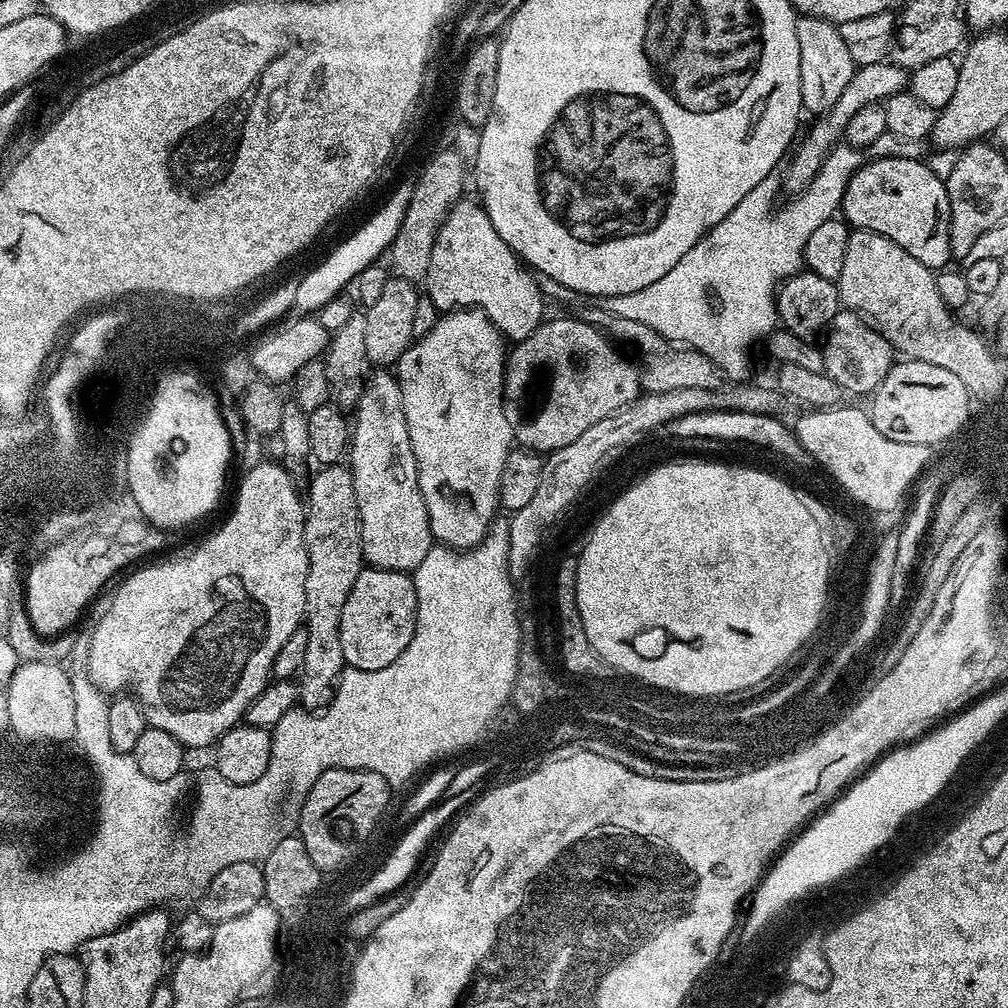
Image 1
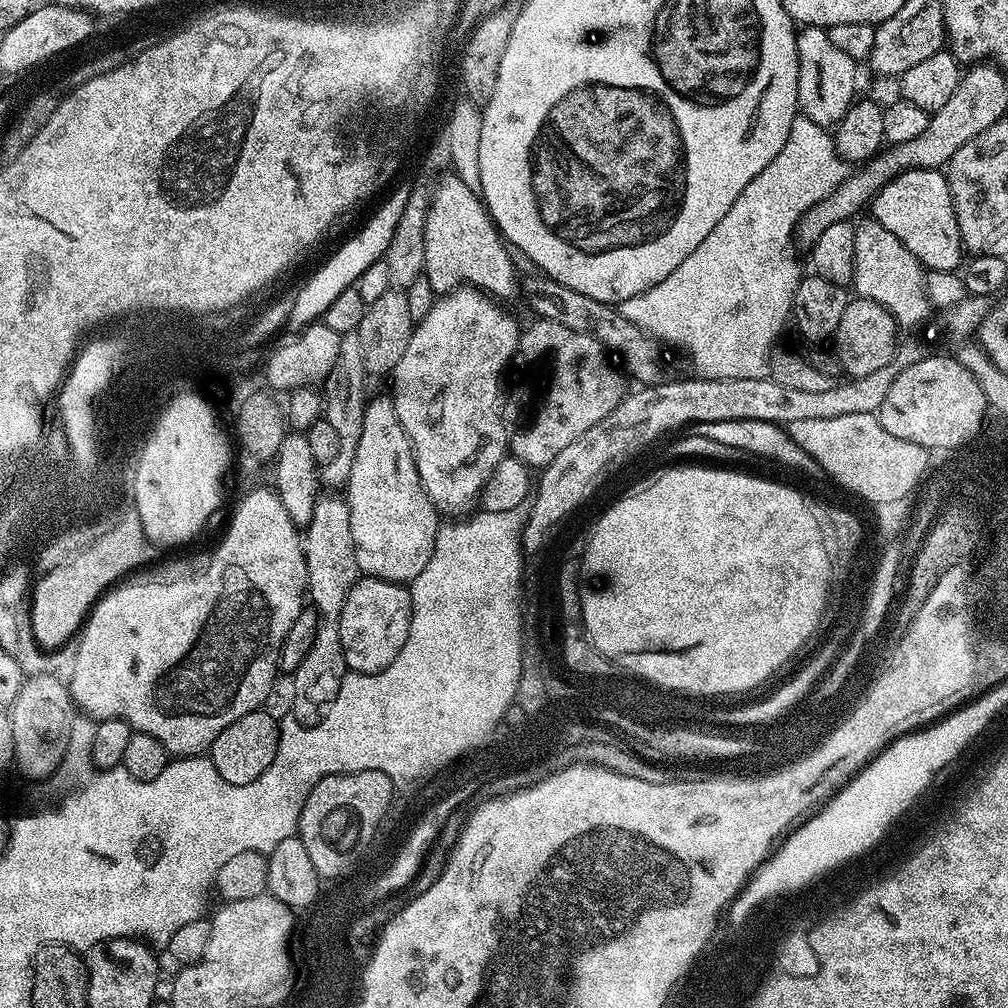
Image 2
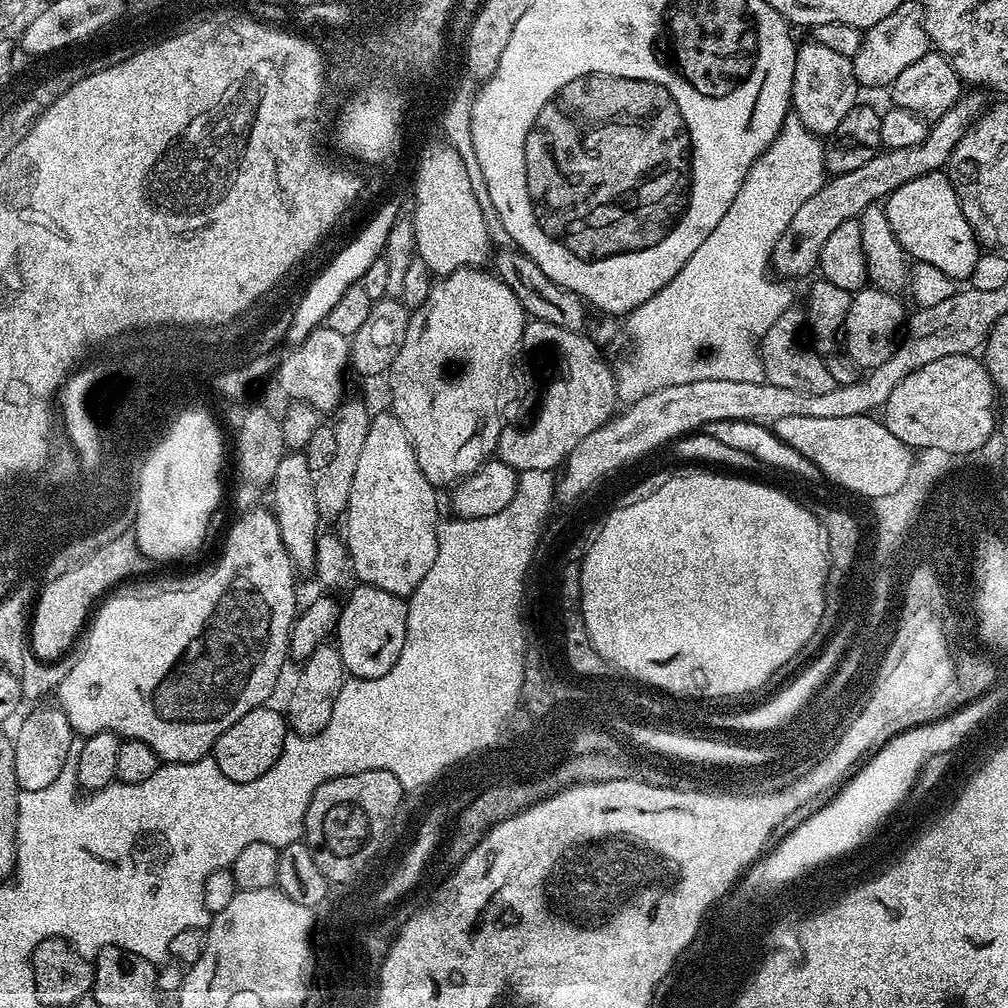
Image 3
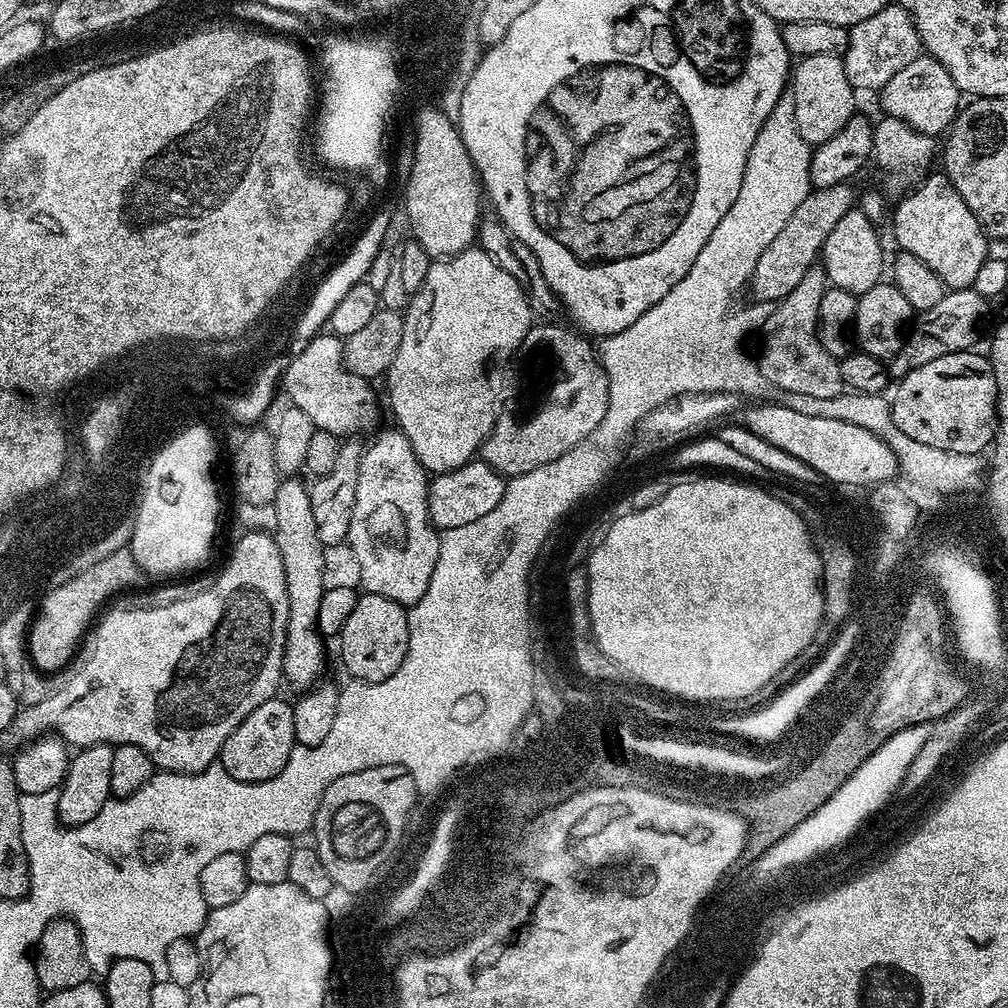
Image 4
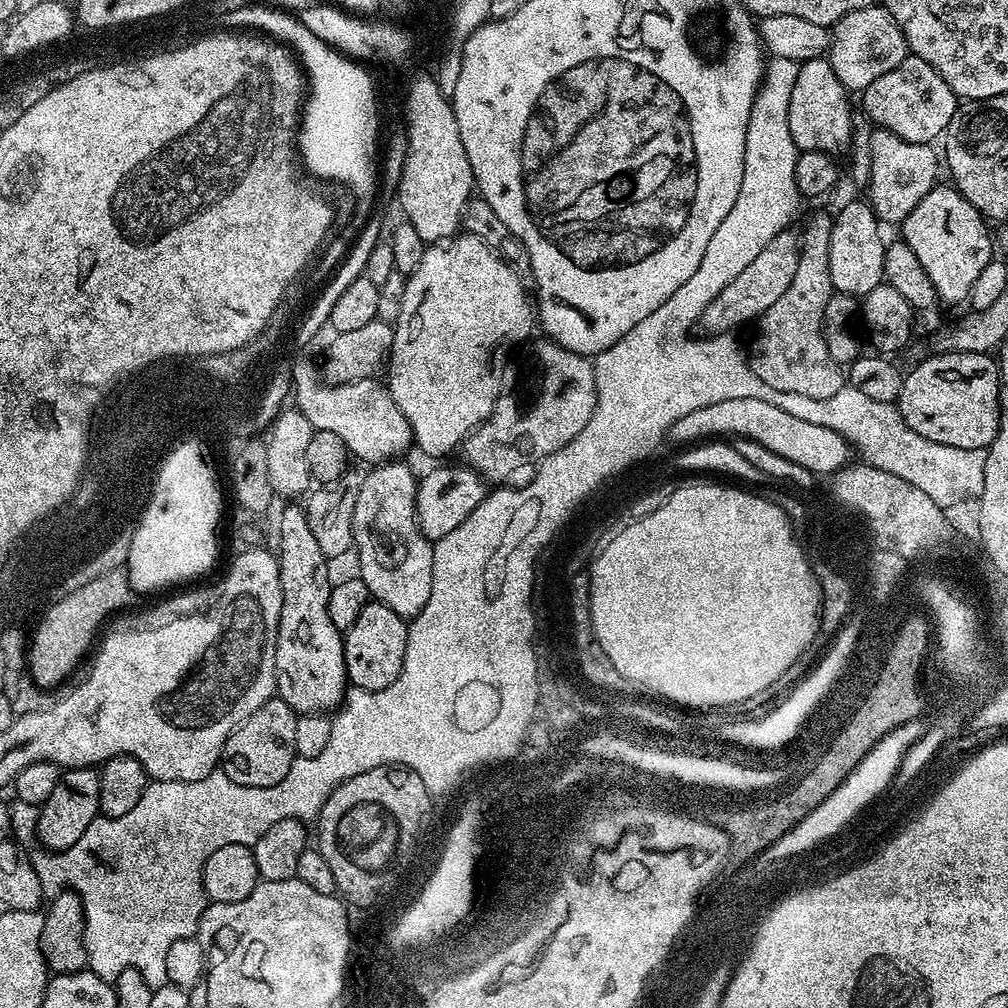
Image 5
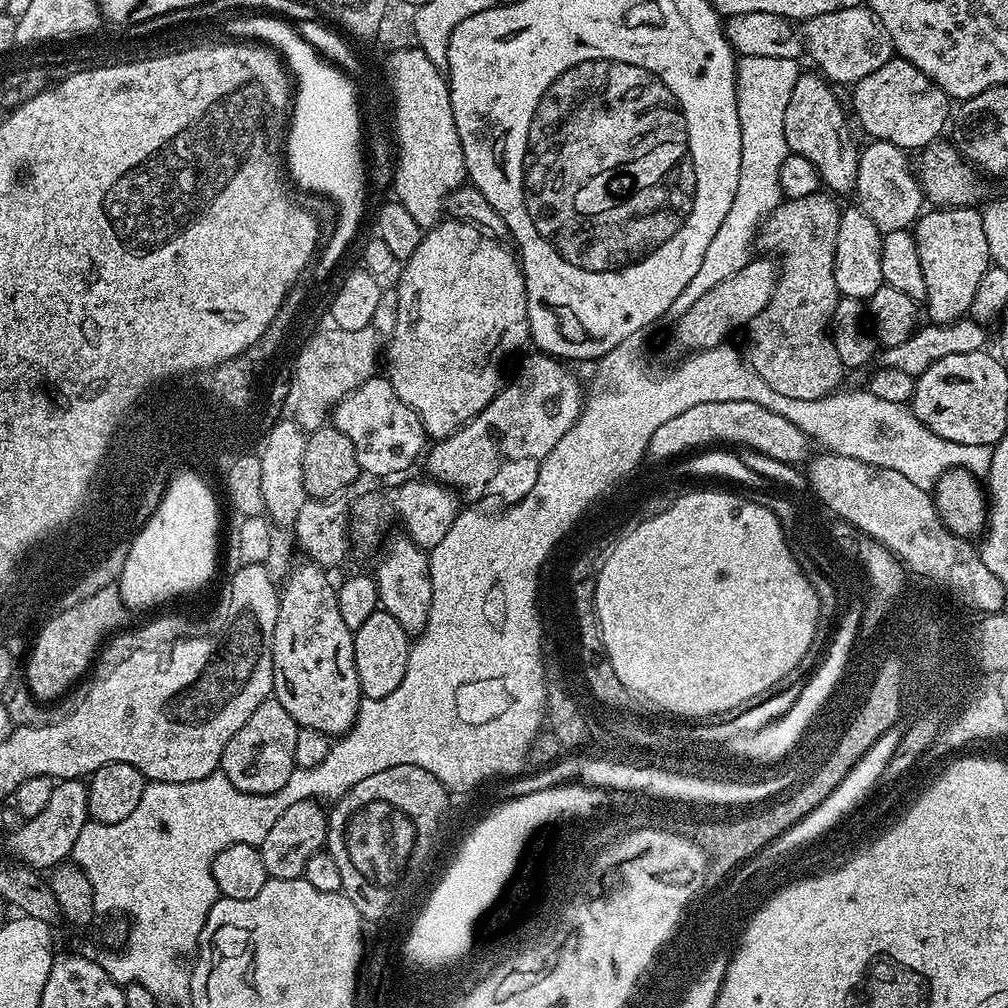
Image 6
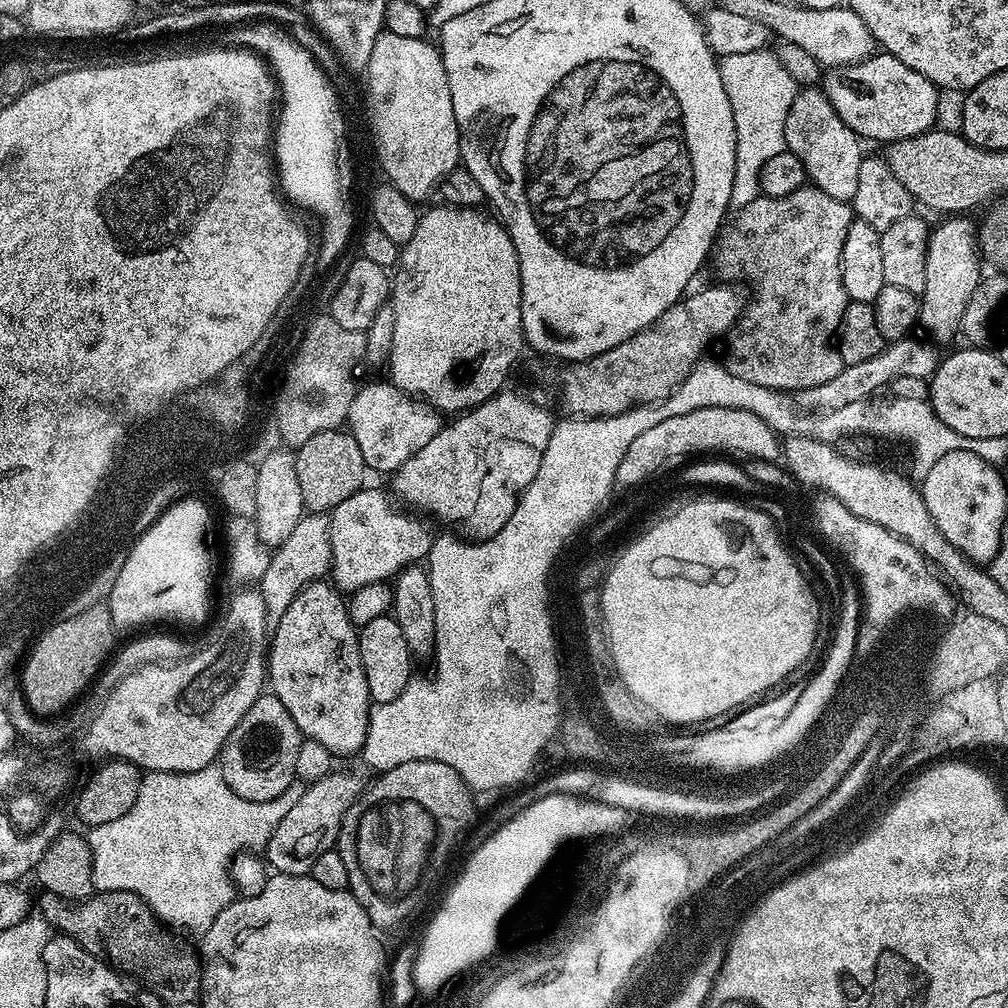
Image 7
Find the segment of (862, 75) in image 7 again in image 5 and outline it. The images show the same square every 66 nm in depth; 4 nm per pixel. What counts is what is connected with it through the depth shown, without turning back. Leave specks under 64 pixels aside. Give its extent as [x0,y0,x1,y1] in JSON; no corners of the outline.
[862,54,958,144]

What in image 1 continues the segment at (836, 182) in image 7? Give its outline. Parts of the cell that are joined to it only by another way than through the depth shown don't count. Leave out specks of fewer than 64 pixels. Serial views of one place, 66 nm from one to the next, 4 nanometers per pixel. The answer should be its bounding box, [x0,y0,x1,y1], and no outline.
[797,15,858,114]

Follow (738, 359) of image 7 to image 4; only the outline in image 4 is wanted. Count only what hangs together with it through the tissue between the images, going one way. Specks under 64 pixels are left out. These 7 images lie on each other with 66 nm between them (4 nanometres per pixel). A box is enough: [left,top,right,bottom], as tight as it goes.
[758,266,845,398]

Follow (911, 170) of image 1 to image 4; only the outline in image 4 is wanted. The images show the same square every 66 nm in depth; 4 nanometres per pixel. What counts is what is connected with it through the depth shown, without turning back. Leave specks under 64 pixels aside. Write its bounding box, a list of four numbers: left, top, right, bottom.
[892,170,990,289]

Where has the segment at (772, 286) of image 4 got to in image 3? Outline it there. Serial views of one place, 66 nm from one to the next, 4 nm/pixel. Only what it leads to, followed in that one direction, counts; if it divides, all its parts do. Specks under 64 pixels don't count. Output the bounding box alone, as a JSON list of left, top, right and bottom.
[771,91,986,282]

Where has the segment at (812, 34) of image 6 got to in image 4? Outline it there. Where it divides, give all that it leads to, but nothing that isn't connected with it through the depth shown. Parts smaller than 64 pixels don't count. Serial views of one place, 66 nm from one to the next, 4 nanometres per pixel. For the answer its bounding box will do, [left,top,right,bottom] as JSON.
[842,2,922,90]

